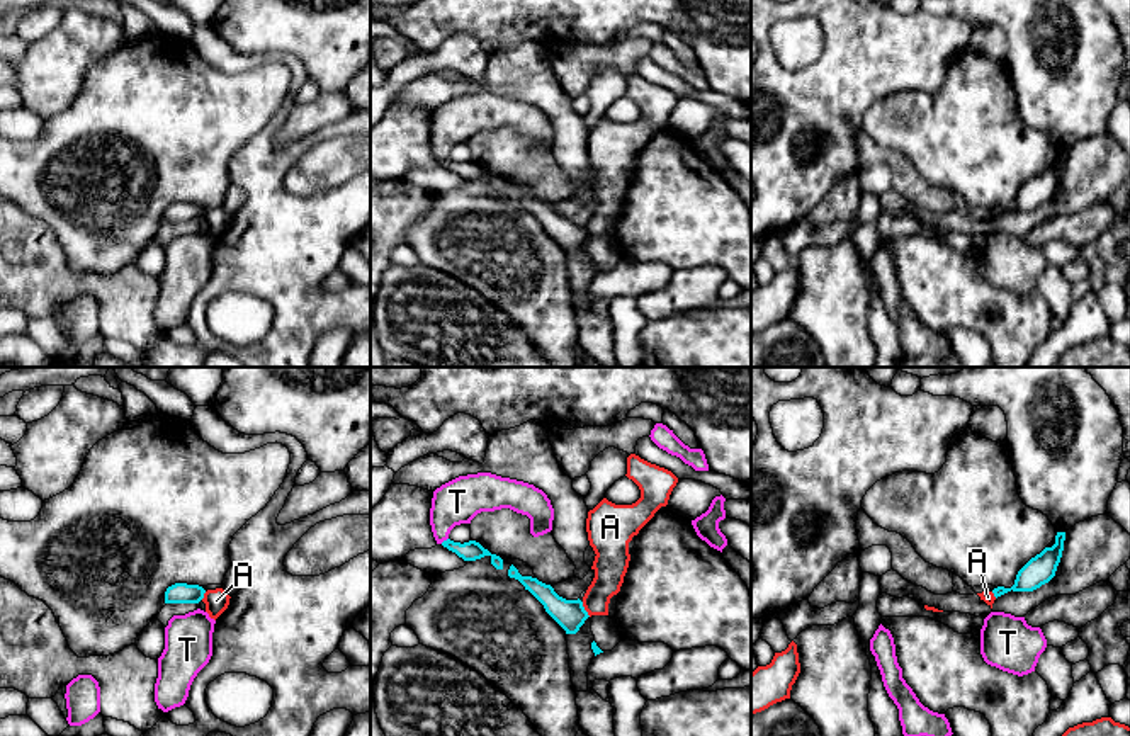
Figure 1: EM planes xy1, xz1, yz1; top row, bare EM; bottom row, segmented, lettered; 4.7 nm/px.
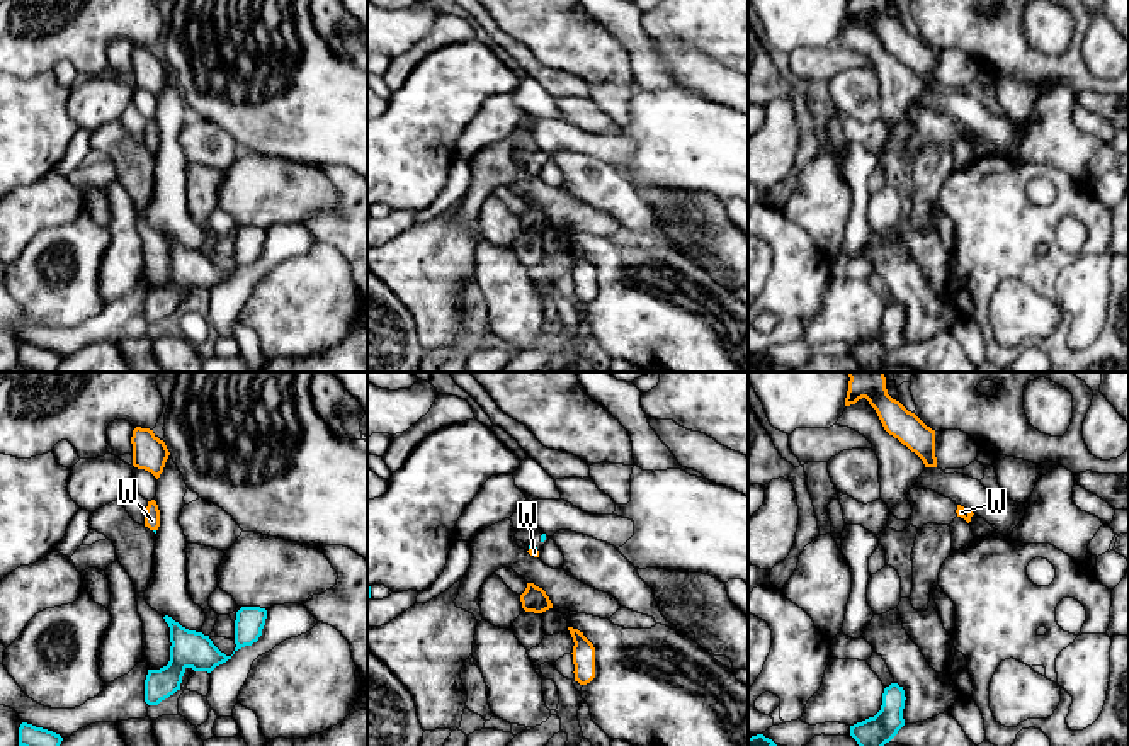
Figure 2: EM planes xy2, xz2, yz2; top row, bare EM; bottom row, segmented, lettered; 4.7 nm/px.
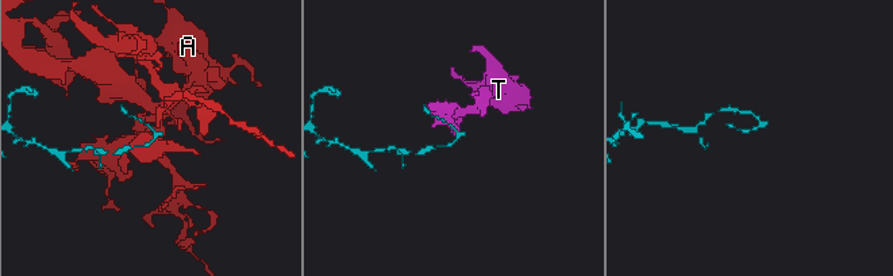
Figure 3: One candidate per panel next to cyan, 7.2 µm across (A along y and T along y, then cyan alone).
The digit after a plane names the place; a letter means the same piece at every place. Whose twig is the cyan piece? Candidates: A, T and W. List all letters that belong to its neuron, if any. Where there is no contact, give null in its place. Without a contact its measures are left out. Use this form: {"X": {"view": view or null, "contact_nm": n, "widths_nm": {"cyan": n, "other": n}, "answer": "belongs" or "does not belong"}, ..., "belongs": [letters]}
{"A": {"view": "xz1", "contact_nm": 80, "widths_nm": {"cyan": 140, "other": 160}, "answer": "does not belong"}, "T": {"view": "xz1", "contact_nm": 50, "widths_nm": {"cyan": 100, "other": 220}, "answer": "does not belong"}, "W": {"view": "xz2", "contact_nm": 40, "widths_nm": {"cyan": 20, "other": 40}, "answer": "belongs"}, "belongs": ["W"]}

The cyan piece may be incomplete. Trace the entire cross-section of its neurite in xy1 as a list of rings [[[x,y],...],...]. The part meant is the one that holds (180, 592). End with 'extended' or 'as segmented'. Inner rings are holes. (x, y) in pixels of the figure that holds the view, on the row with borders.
[[[175,583],[165,592],[165,603],[199,603],[206,590],[199,585]]]; as segmented

